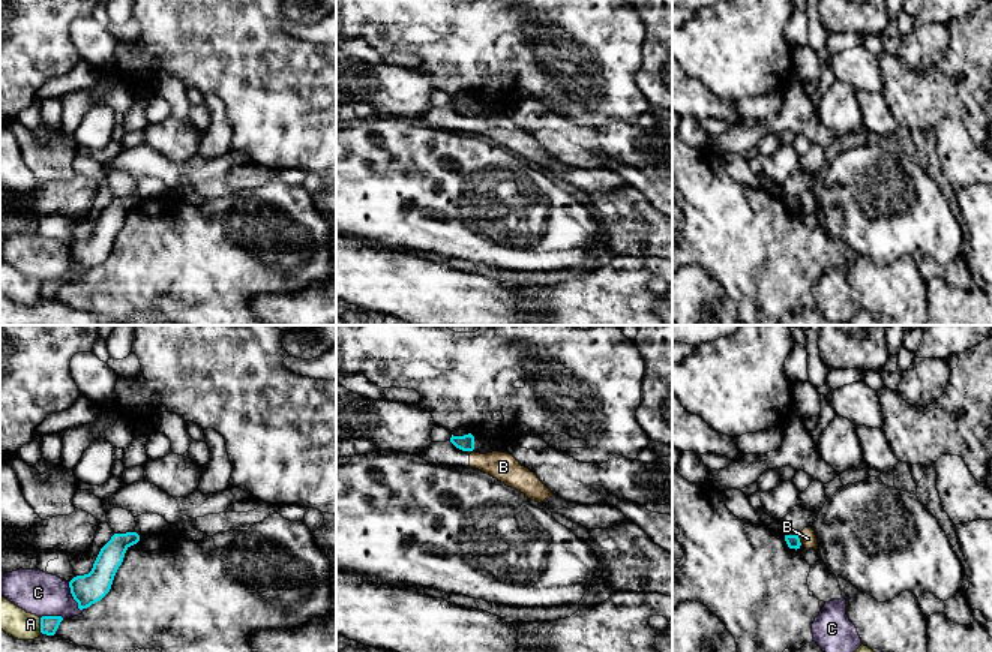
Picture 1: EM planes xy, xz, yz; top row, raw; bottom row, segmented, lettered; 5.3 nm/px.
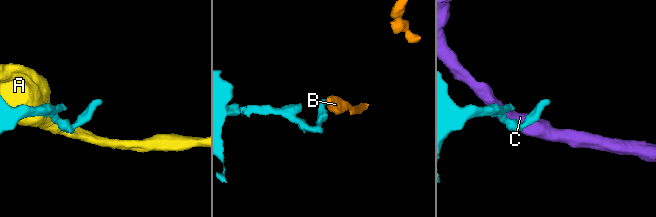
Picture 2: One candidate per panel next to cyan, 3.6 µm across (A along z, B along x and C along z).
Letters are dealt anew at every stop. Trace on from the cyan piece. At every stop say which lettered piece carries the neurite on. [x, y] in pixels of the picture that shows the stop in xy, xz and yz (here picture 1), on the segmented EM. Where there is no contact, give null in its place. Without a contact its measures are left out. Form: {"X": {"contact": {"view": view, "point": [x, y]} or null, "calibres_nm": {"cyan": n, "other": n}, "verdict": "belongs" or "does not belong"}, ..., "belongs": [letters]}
{"A": {"contact": {"view": "xy", "point": [41, 625]}, "calibres_nm": {"cyan": 100, "other": 160}, "verdict": "does not belong"}, "B": {"contact": {"view": "yz", "point": [799, 540]}, "calibres_nm": {"cyan": 70, "other": 90}, "verdict": "does not belong"}, "C": {"contact": {"view": "xy", "point": [74, 598]}, "calibres_nm": {"cyan": 160, "other": 240}, "verdict": "does not belong"}, "belongs": []}

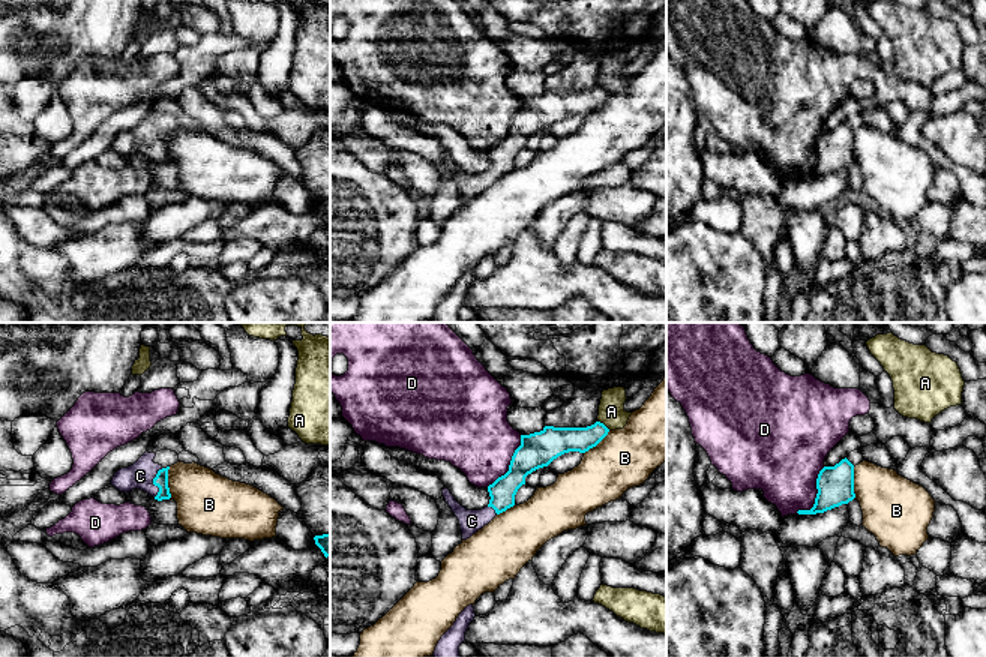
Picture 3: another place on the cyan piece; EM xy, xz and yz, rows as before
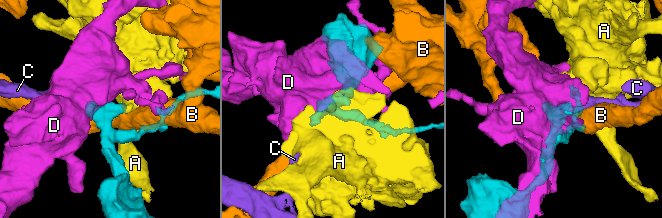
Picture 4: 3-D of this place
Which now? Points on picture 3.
{"A": {"contact": {"view": "xz", "point": [604, 425]}, "calibres_nm": {"cyan": 140, "other": 140}, "verdict": "does not belong"}, "B": {"contact": {"view": "xy", "point": [167, 483]}, "calibres_nm": {"cyan": 80, "other": 320}, "verdict": "does not belong"}, "C": {"contact": {"view": "xy", "point": [153, 482]}, "calibres_nm": {"cyan": 80, "other": 140}, "verdict": "belongs"}, "D": {"contact": {"view": "yz", "point": [817, 495]}, "calibres_nm": {"cyan": 200, "other": 380}, "verdict": "does not belong"}, "belongs": ["C"]}

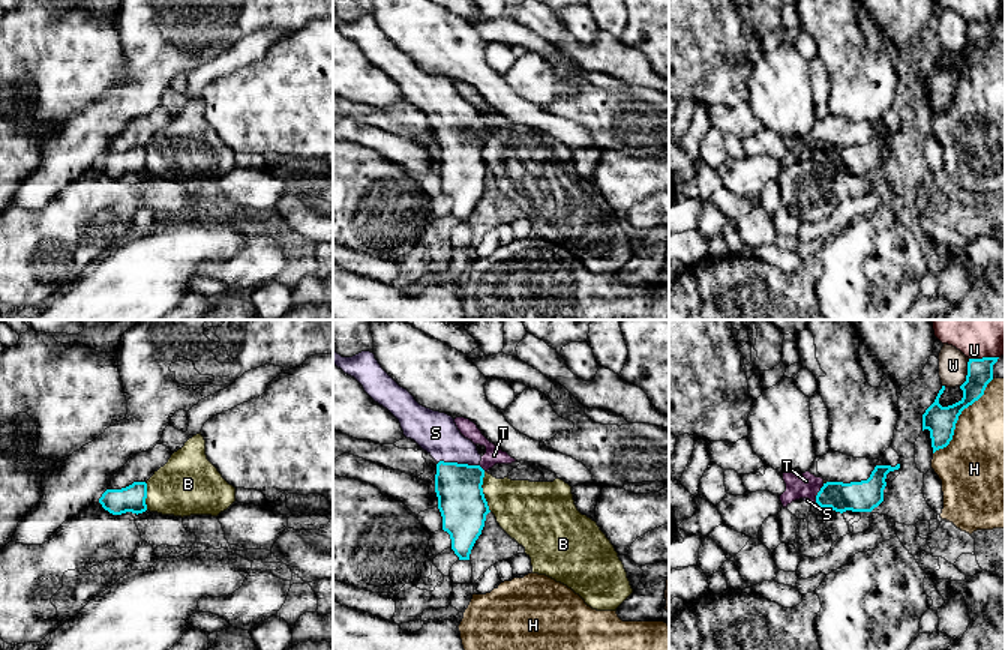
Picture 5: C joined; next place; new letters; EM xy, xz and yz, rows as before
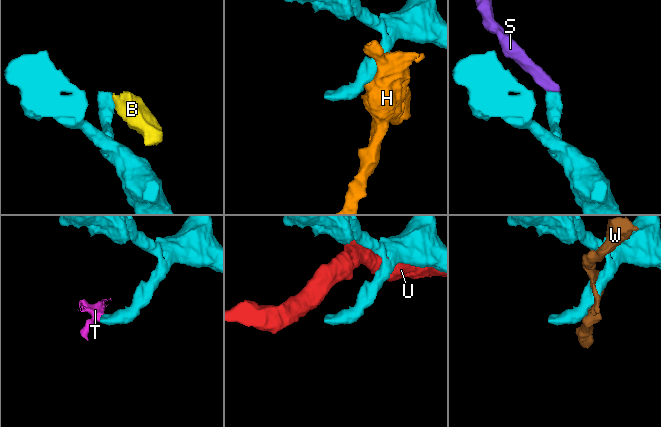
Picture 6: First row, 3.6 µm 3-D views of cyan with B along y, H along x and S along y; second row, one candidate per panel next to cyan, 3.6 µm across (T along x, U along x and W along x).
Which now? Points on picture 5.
{"B": {"contact": {"view": "xz", "point": [482, 491]}, "calibres_nm": {"cyan": 260, "other": 320}, "verdict": "does not belong"}, "H": {"contact": {"view": "yz", "point": [957, 418]}, "calibres_nm": {"cyan": 160, "other": 480}, "verdict": "does not belong"}, "S": {"contact": {"view": "xz", "point": [459, 464]}, "calibres_nm": {"cyan": 260, "other": 220}, "verdict": "belongs"}, "T": {"contact": {"view": "yz", "point": [818, 493]}, "calibres_nm": {"cyan": 170, "other": 140}, "verdict": "does not belong"}, "U": {"contact": {"view": "yz", "point": [983, 358]}, "calibres_nm": {"cyan": 140, "other": 400}, "verdict": "does not belong"}, "W": {"contact": {"view": "yz", "point": [968, 373]}, "calibres_nm": {"cyan": 140, "other": 160}, "verdict": "does not belong"}, "belongs": ["S"]}

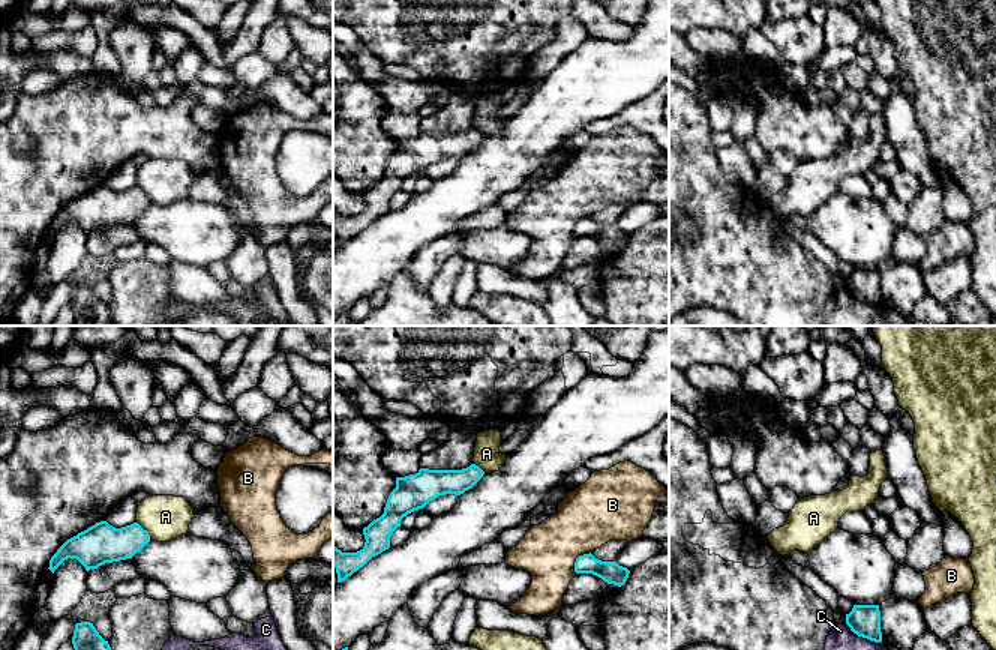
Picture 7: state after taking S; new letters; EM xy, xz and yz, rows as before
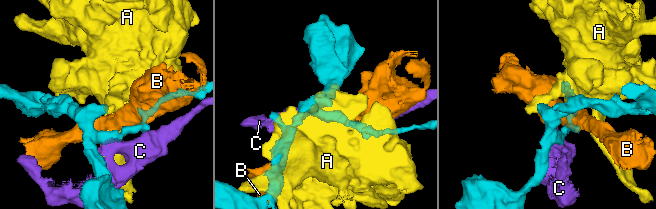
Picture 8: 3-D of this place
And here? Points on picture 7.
{"A": {"contact": {"view": "xy", "point": [146, 530]}, "calibres_nm": {"cyan": 220, "other": 240}, "verdict": "does not belong"}, "B": {"contact": {"view": "xz", "point": [576, 559]}, "calibres_nm": {"cyan": 120, "other": 340}, "verdict": "does not belong"}, "C": {"contact": {"view": "yz", "point": [863, 637]}, "calibres_nm": {"cyan": 170, "other": 130}, "verdict": "does not belong"}, "belongs": []}

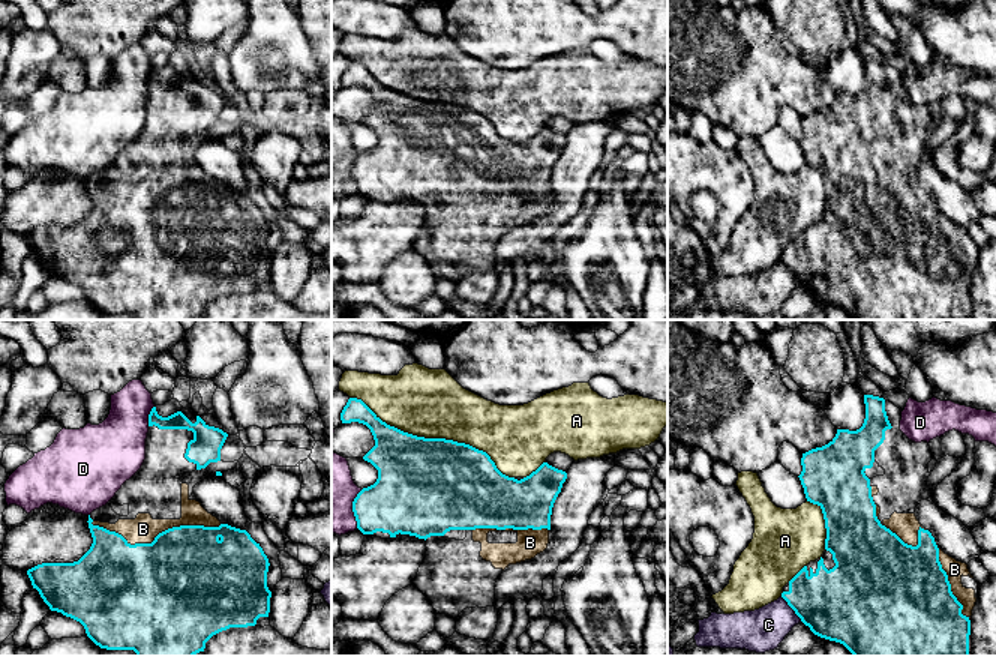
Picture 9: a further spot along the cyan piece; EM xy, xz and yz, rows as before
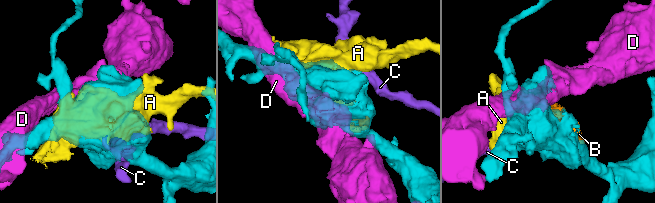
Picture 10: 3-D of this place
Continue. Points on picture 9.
{"A": {"contact": {"view": "xz", "point": [434, 439]}, "calibres_nm": {"cyan": 500, "other": 360}, "verdict": "does not belong"}, "B": {"contact": {"view": "xy", "point": [156, 536]}, "calibres_nm": {"cyan": 500, "other": 150}, "verdict": "belongs"}, "C": {"contact": {"view": "yz", "point": [792, 608]}, "calibres_nm": {"cyan": 380, "other": 220}, "verdict": "does not belong"}, "D": {"contact": {"view": "xy", "point": [149, 416]}, "calibres_nm": {"cyan": 90, "other": 320}, "verdict": "does not belong"}, "belongs": ["B"]}

